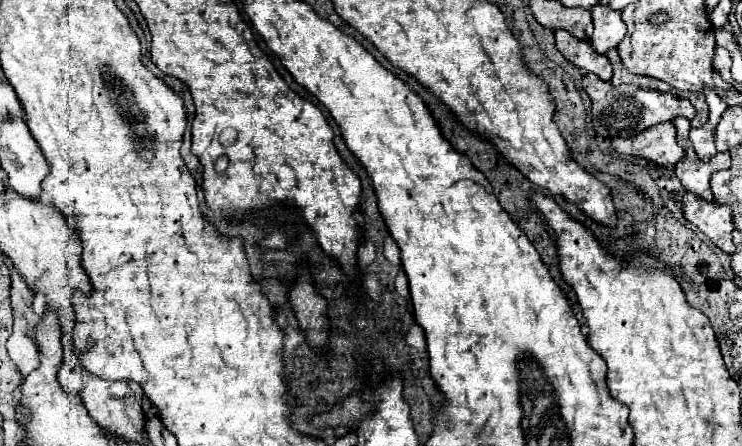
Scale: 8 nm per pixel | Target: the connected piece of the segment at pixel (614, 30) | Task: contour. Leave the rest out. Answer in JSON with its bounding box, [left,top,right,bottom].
[590,4,626,54]

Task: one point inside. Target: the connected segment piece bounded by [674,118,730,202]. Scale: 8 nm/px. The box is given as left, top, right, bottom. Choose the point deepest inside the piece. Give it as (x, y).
(695, 175)

